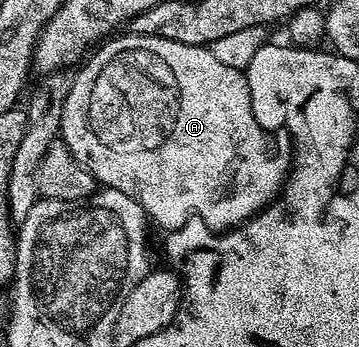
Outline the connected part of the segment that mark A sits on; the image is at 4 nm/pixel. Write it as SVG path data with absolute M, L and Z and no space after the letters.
M144 32L122 34L108 37L94 51L96 54L92 53L78 67L79 75L76 73L67 87L61 112L59 138L67 145L69 152L73 152L75 159L93 175L96 183L102 184L110 191L125 192L125 196L137 200L137 204L141 204L141 208L147 213L148 219L154 225L156 222L163 232L181 228L187 223L189 216L201 219L208 228L216 232L230 230L233 226L248 222L254 214L258 214L275 201L279 197L279 191L283 189L283 183L287 181L289 158L267 139L266 132L259 127L260 119L251 111L251 93L246 73L237 68L229 68L229 64L221 64L221 60L217 60L217 56L213 56L213 52L207 46L190 46L176 40L154 38Z

